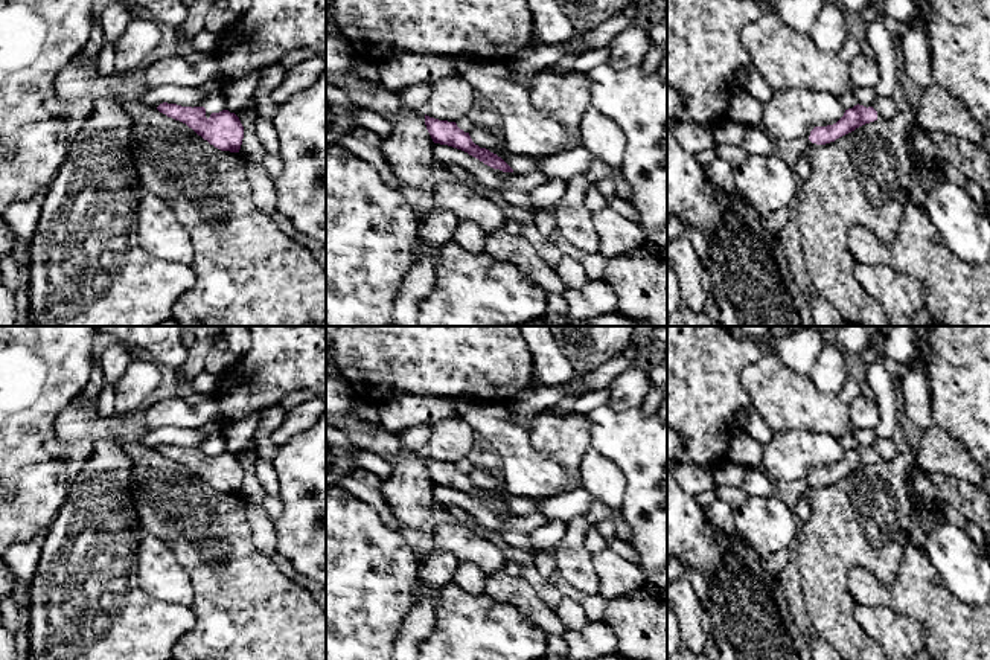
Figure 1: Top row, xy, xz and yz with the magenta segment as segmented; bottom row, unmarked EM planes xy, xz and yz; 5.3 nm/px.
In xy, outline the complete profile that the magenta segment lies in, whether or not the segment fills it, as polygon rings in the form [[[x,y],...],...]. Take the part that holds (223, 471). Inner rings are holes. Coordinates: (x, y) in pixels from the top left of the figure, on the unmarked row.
[[[163,444],[157,451],[168,459],[180,462],[192,469],[198,477],[221,492],[239,494],[244,468],[239,459],[228,451],[212,454],[206,459],[204,448],[181,448],[177,445]]]

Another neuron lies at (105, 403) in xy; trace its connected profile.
[[[108,384],[104,386],[97,398],[97,413],[101,416],[113,416],[114,410],[114,389]]]

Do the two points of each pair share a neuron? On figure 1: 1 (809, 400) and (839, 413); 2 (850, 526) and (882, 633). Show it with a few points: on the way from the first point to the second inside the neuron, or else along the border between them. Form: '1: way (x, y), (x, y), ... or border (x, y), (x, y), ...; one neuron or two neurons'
1: way (817, 407), (823, 413), (832, 413); one neuron
2: border (858, 604), (855, 621), (871, 639); two neurons

